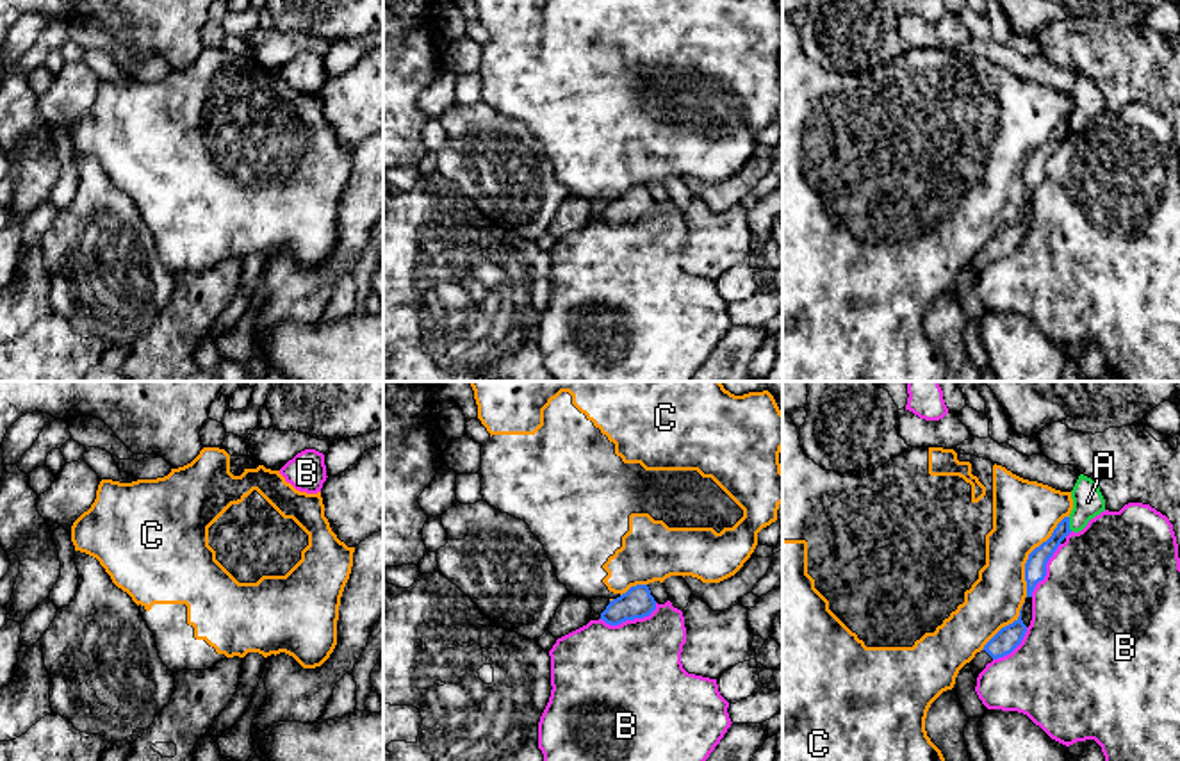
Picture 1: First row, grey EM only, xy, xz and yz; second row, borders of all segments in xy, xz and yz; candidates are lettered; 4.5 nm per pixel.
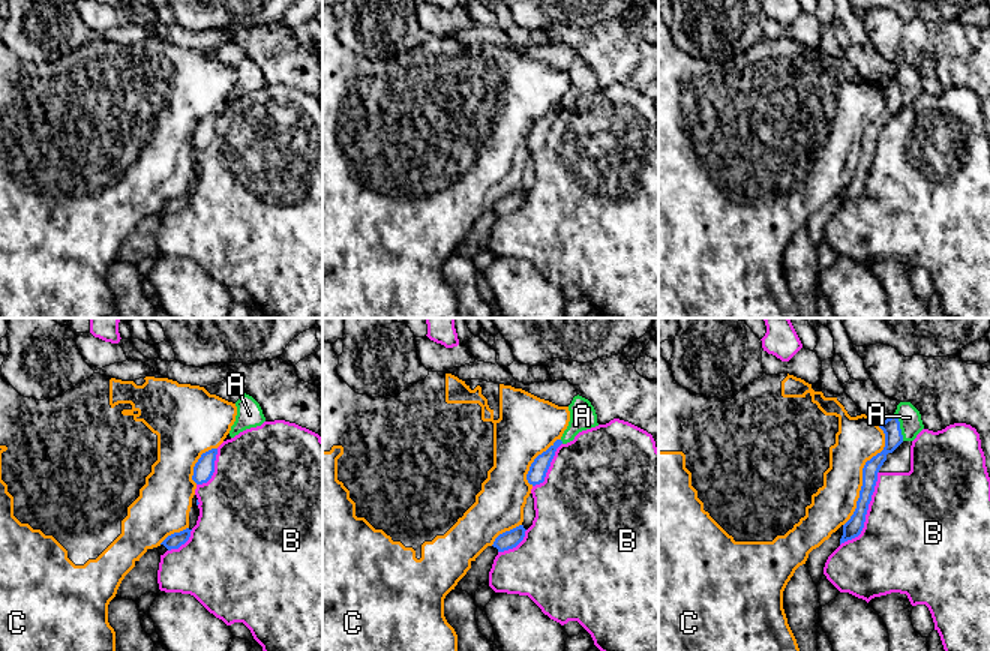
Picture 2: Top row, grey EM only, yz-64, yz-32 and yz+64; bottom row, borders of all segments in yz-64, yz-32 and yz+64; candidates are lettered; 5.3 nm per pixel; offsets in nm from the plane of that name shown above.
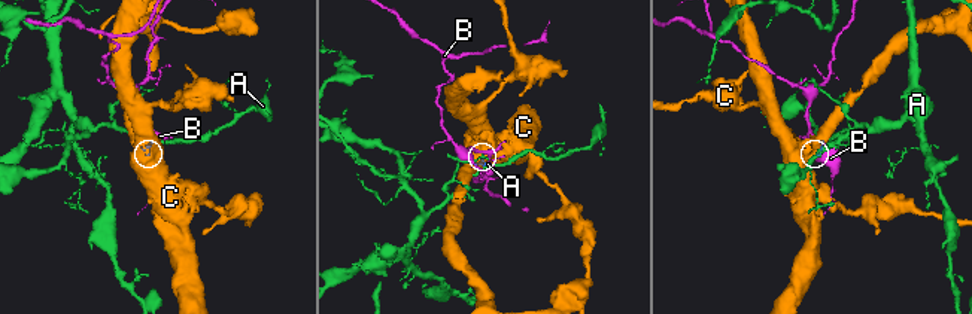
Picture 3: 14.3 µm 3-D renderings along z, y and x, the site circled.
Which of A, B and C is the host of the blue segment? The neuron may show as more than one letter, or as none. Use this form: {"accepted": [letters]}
{"accepted": []}

